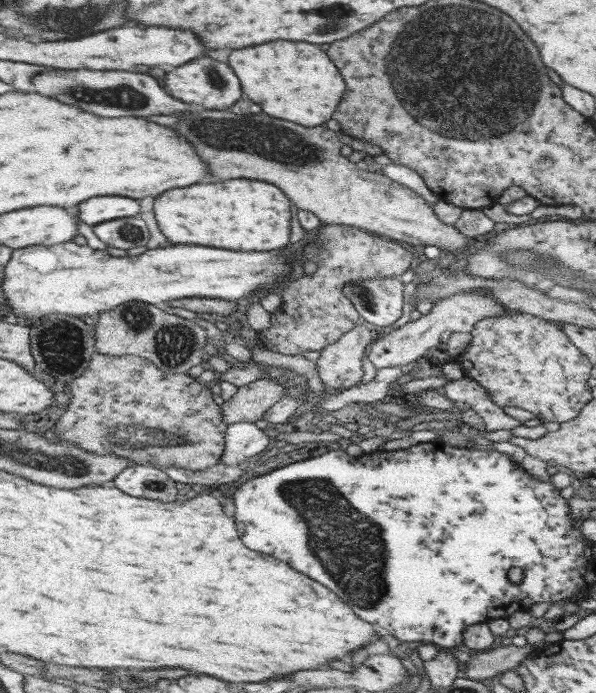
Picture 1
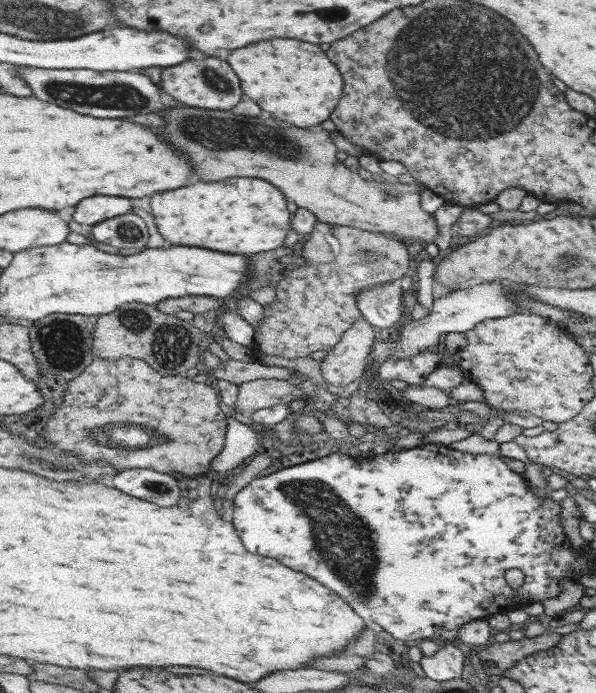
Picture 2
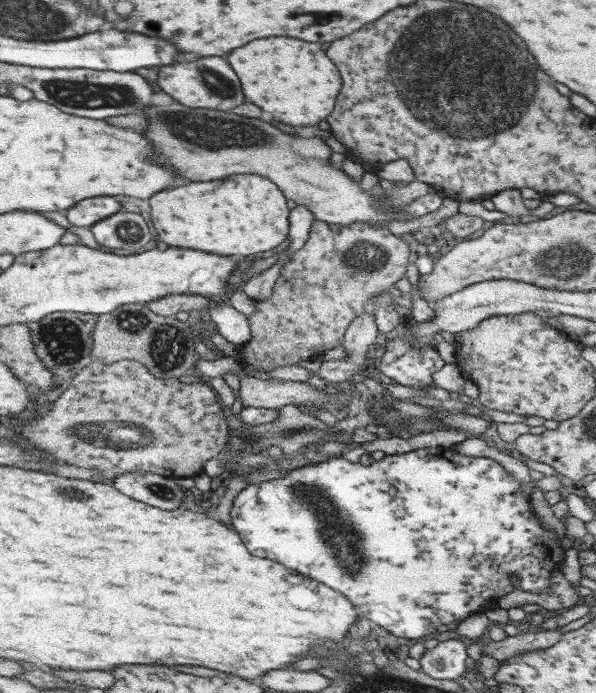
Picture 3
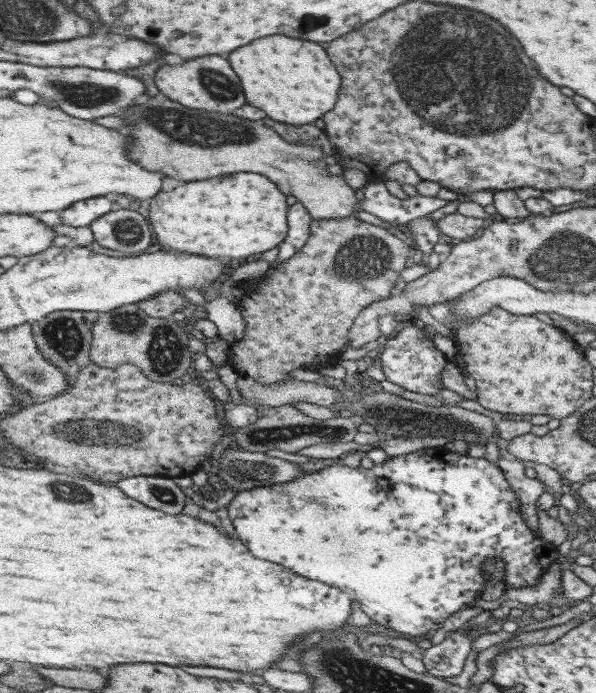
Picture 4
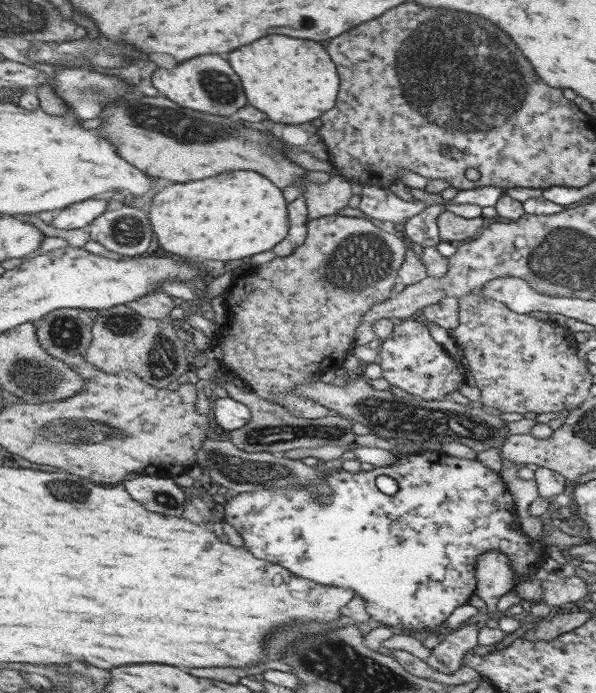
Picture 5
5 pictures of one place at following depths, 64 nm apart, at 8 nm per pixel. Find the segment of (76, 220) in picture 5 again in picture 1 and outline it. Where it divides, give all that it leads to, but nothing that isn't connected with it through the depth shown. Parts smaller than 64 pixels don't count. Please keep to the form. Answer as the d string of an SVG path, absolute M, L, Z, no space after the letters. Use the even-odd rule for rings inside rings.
M91 198L79 206L79 219L87 225L94 226L117 218L131 218L141 214L141 204L135 198Z

